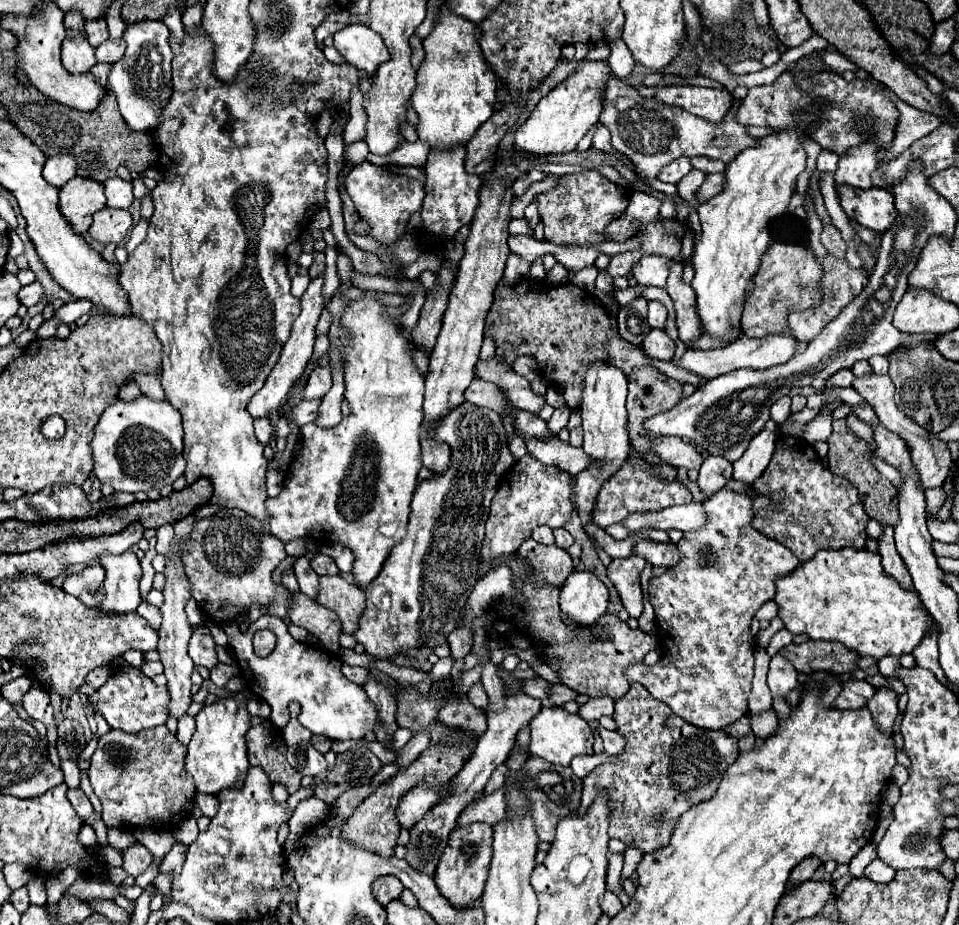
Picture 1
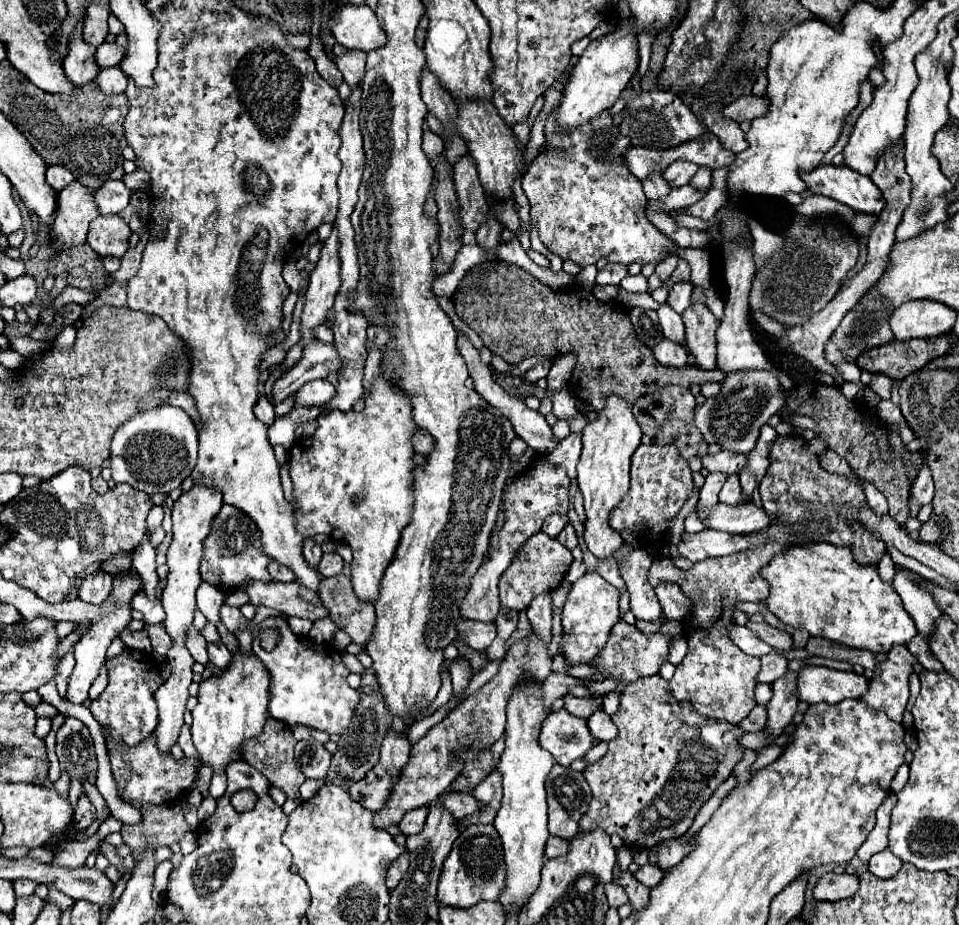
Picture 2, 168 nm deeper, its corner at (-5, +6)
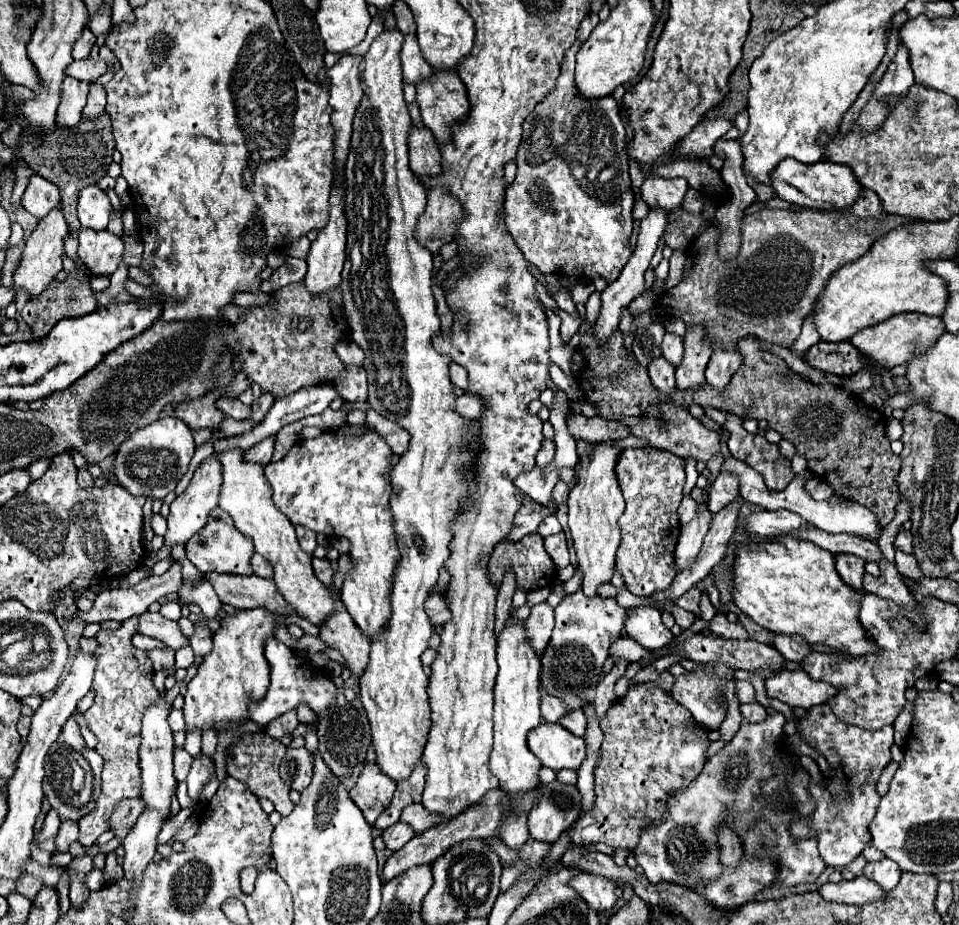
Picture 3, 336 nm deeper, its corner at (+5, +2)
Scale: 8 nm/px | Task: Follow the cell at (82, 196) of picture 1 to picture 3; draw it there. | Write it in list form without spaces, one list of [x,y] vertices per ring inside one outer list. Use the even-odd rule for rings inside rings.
[[[60,206],[54,208],[46,218],[40,220],[40,224],[36,226],[36,230],[32,232],[32,236],[26,240],[26,246],[22,250],[22,258],[18,268],[14,270],[12,282],[14,286],[20,286],[22,290],[28,292],[30,298],[42,294],[42,290],[56,278],[56,274],[62,270],[62,254],[64,254],[64,236],[70,234],[66,220],[60,214]]]

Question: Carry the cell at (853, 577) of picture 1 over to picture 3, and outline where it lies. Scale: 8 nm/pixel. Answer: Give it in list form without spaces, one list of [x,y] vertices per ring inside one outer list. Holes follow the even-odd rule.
[[[756,536],[756,540],[752,540],[750,546],[742,546],[736,552],[732,602],[756,624],[770,632],[798,634],[810,644],[826,644],[850,656],[878,654],[880,648],[866,636],[864,628],[858,622],[858,604],[862,600],[862,594],[864,592],[856,592],[850,586],[844,586],[834,568],[834,554],[822,550],[820,546],[808,540],[800,540],[794,536],[776,536],[766,540],[762,536]]]

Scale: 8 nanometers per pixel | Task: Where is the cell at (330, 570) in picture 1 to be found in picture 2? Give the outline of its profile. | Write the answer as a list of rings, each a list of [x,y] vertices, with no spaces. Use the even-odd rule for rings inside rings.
[[[336,552],[322,554],[322,560],[318,564],[318,572],[322,576],[334,576],[334,574],[340,574],[342,572],[342,564],[344,564],[344,560]]]

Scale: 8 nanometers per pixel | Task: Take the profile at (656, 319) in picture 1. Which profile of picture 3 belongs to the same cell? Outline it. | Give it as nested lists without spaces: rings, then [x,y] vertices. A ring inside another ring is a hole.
[[[666,332],[664,336],[664,342],[662,342],[662,356],[676,368],[680,366],[682,362],[682,356],[684,356],[684,346],[682,346],[682,338]]]

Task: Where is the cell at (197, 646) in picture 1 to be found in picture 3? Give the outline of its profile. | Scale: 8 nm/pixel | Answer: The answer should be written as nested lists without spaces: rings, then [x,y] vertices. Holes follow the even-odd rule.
[[[146,612],[138,618],[138,632],[152,636],[152,638],[158,638],[174,650],[188,644],[188,638],[180,632],[180,628],[174,620],[168,620],[162,614],[154,614],[154,612]]]

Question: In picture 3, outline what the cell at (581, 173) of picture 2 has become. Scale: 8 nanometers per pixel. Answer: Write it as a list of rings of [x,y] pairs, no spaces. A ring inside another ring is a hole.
[[[576,38],[574,46],[570,46],[570,50],[566,50],[564,54],[564,62],[562,62],[562,70],[560,70],[560,76],[556,80],[556,88],[546,94],[534,108],[534,112],[528,114],[528,118],[524,120],[524,136],[522,136],[522,142],[520,142],[520,148],[518,148],[518,160],[516,160],[516,166],[518,166],[518,172],[516,172],[516,180],[512,182],[512,186],[508,186],[506,190],[506,202],[504,202],[504,220],[506,220],[506,226],[512,234],[512,238],[516,240],[518,248],[522,250],[524,258],[528,262],[532,262],[542,274],[564,274],[564,276],[570,276],[574,274],[576,278],[594,278],[594,276],[600,276],[604,278],[606,282],[614,282],[618,278],[618,274],[622,272],[622,268],[626,266],[628,258],[630,258],[630,234],[632,234],[632,208],[634,208],[634,192],[632,192],[632,186],[630,186],[630,174],[628,174],[628,154],[626,154],[626,130],[624,130],[624,124],[620,120],[620,106],[618,102],[614,100],[614,96],[606,96],[606,98],[582,98],[578,94],[578,88],[574,86],[574,58],[576,58],[576,52],[580,50],[582,46],[582,40]]]

